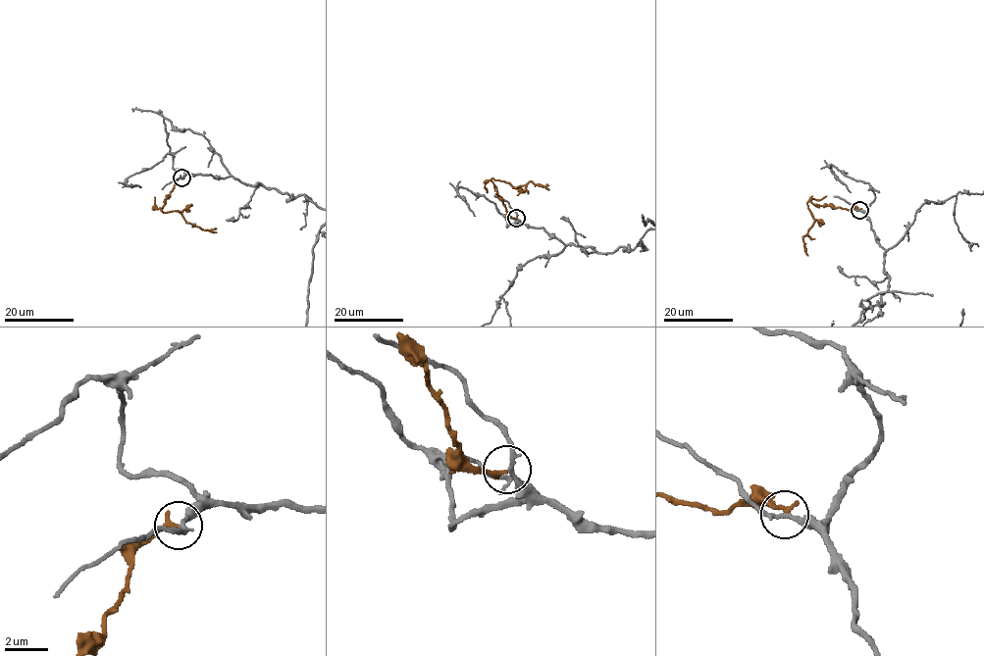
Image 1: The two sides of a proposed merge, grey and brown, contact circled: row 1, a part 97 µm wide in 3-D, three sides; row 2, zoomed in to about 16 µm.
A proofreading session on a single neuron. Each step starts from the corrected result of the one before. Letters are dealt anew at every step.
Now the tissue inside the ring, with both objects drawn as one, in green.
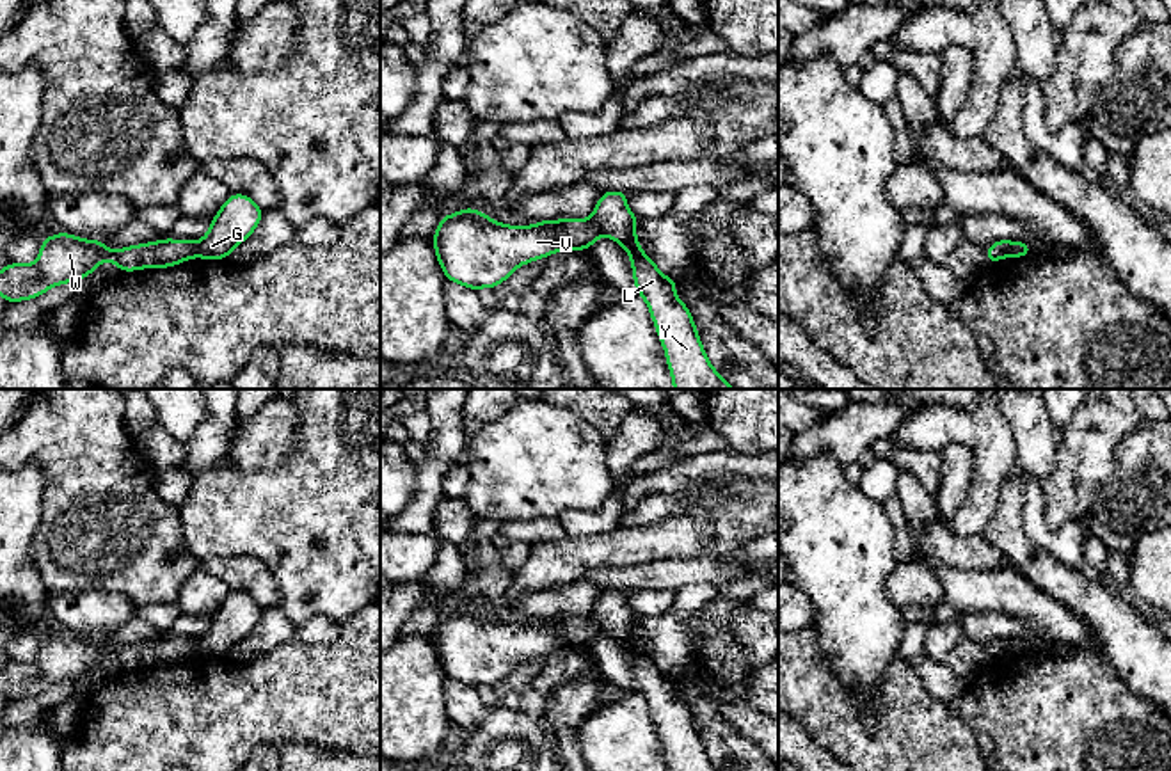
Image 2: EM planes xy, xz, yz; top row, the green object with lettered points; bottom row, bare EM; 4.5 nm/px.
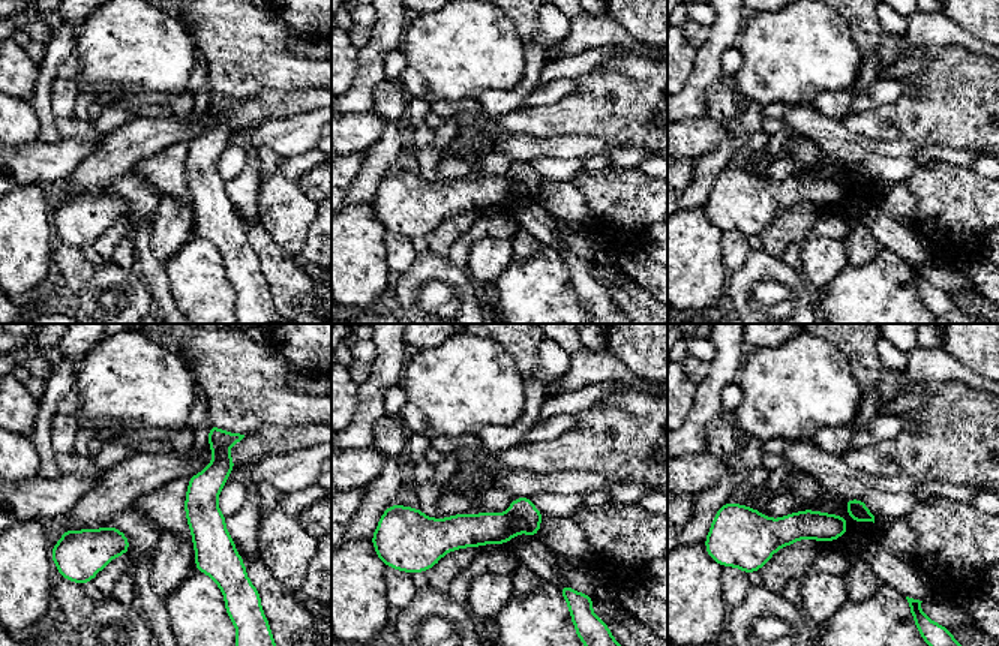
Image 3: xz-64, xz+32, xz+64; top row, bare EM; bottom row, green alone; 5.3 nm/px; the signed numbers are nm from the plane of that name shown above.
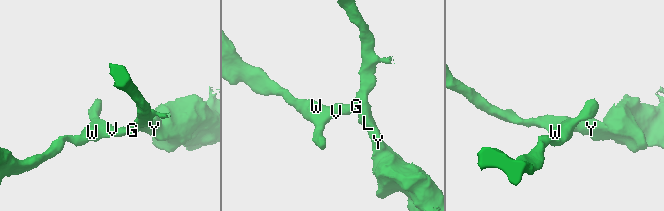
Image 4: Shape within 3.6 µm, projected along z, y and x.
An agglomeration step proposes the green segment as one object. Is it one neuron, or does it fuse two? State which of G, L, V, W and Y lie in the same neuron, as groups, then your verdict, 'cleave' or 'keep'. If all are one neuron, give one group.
G L Y / V W; cleave

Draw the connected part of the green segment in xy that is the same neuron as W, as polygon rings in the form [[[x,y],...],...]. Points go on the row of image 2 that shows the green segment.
[[[57,233],[43,238],[34,263],[9,261],[0,270],[0,297],[9,304],[37,298],[53,286],[82,281],[105,259],[110,259],[121,272],[133,272],[169,268],[195,256],[197,242],[163,238],[112,250],[103,245],[103,240]]]

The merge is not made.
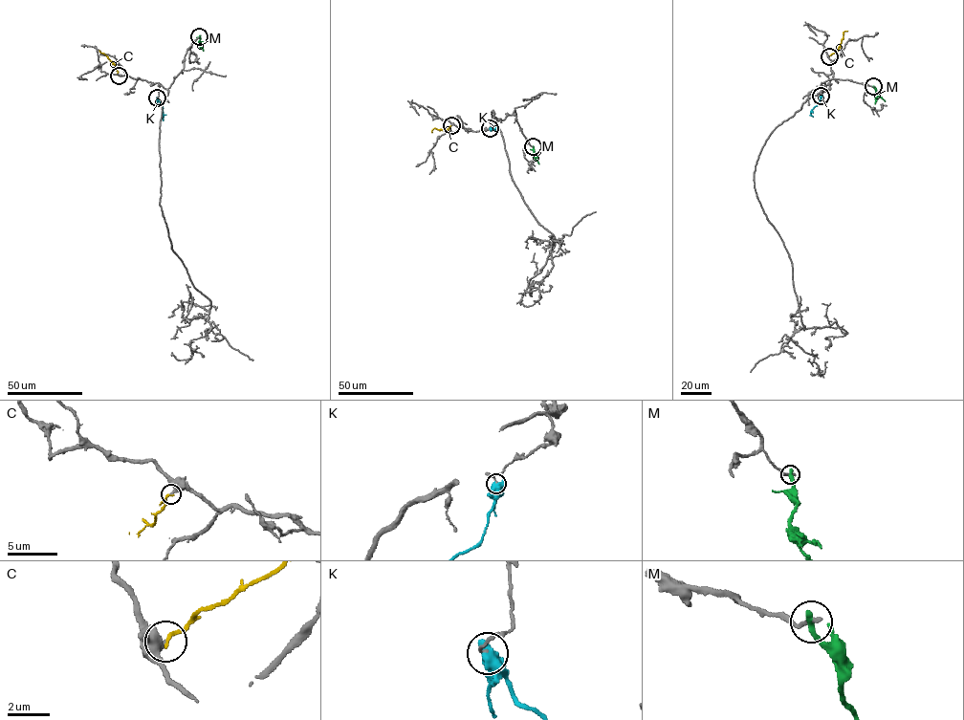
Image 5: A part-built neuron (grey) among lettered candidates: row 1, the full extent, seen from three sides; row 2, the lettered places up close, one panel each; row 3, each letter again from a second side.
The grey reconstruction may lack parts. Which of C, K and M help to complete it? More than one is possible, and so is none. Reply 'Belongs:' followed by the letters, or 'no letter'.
Belongs: no letter

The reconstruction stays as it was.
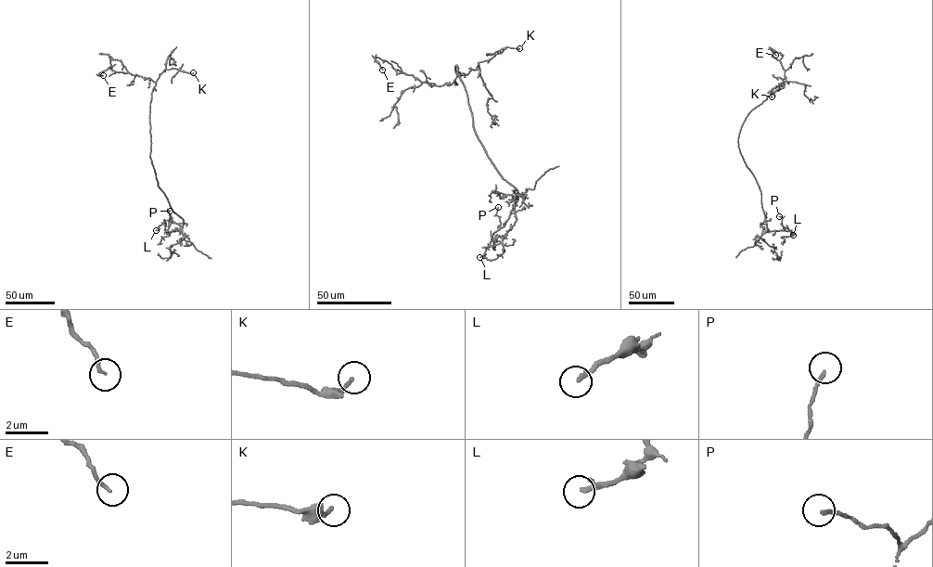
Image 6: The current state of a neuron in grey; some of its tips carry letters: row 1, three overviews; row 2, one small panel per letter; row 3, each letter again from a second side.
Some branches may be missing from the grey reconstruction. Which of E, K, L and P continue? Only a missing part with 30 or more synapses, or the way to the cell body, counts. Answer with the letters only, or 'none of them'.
none of them

